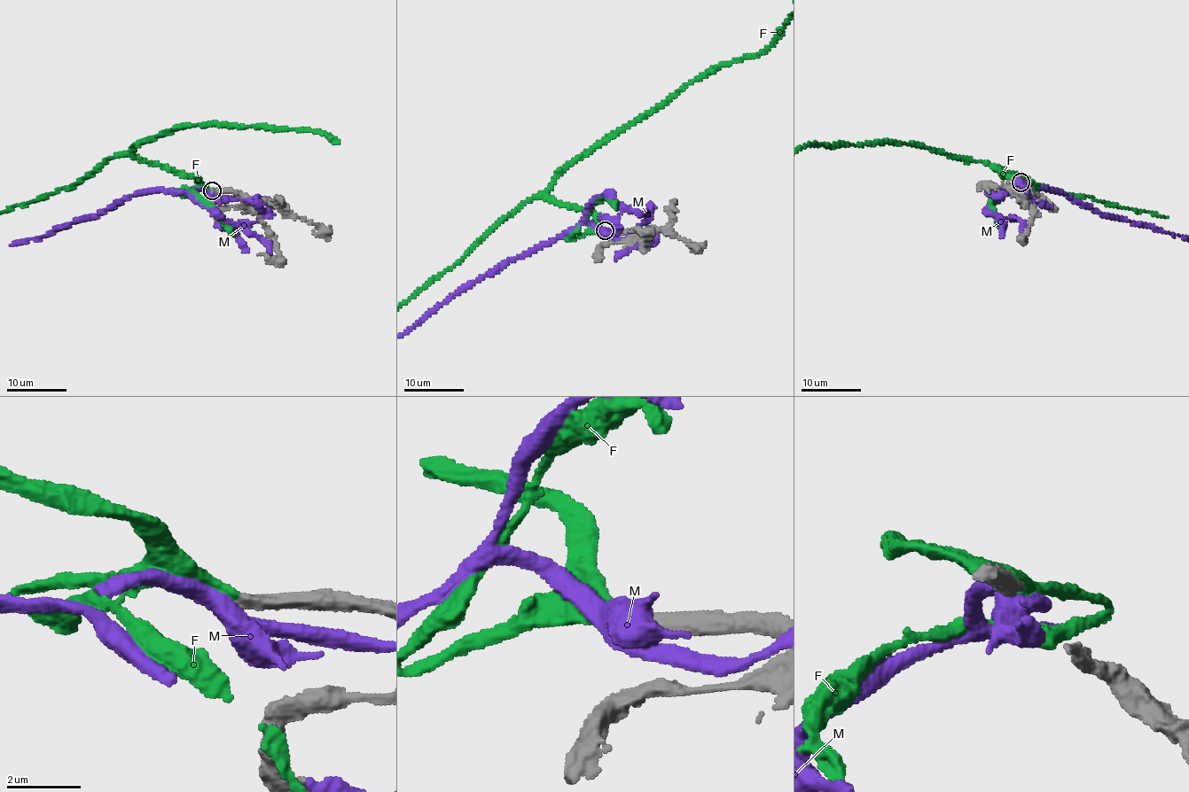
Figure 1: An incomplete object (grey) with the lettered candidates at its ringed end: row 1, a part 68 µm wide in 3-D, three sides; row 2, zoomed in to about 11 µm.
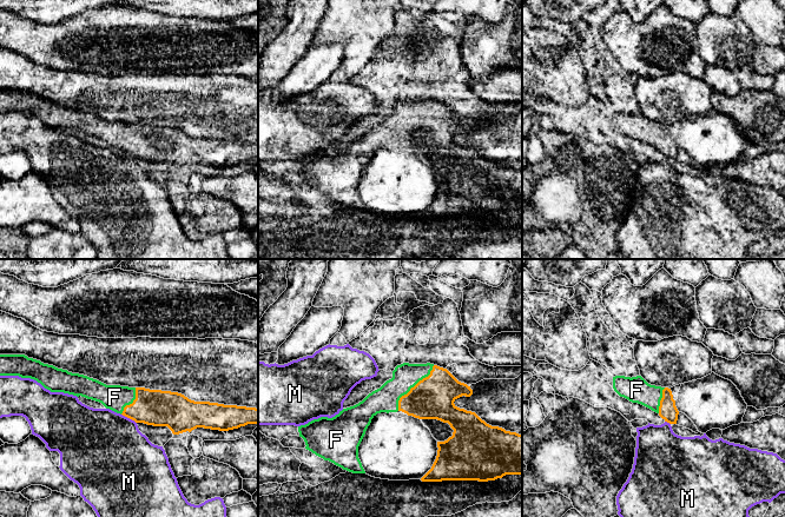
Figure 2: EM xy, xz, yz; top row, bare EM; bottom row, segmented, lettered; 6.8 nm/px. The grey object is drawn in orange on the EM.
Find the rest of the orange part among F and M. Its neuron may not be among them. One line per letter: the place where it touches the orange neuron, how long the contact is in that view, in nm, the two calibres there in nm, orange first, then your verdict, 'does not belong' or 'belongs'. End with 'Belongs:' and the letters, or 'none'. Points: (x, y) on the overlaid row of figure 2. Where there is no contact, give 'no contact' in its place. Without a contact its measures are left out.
F: xz (414, 386) | 400 nm | 280/180 nm | belongs
M: xy (129, 417) | 120 nm | 240/480 nm | does not belong
Belongs: F

